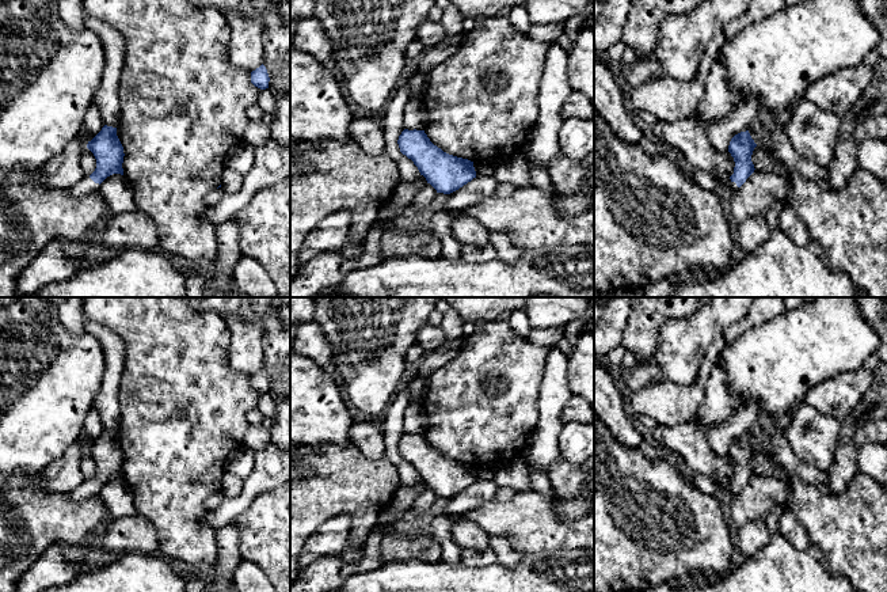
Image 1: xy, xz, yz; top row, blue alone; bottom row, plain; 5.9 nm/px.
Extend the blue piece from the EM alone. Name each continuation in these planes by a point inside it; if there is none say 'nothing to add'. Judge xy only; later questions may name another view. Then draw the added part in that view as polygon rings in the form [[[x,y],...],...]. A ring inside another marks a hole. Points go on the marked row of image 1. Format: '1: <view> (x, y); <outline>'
1: xy (86, 186); [[[84,175],[84,178],[69,189],[72,197],[84,197],[90,193],[99,190],[99,183],[95,183],[90,177]]]

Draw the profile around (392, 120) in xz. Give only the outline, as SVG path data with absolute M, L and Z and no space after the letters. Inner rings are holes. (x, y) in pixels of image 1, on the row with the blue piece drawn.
M407 80L403 86L399 86L395 90L387 107L384 109L384 115L380 119L385 133L385 152L395 159L399 167L399 178L407 182L412 182L420 175L418 167L411 159L400 152L397 144L399 136L404 130L404 107L410 99L410 86Z

